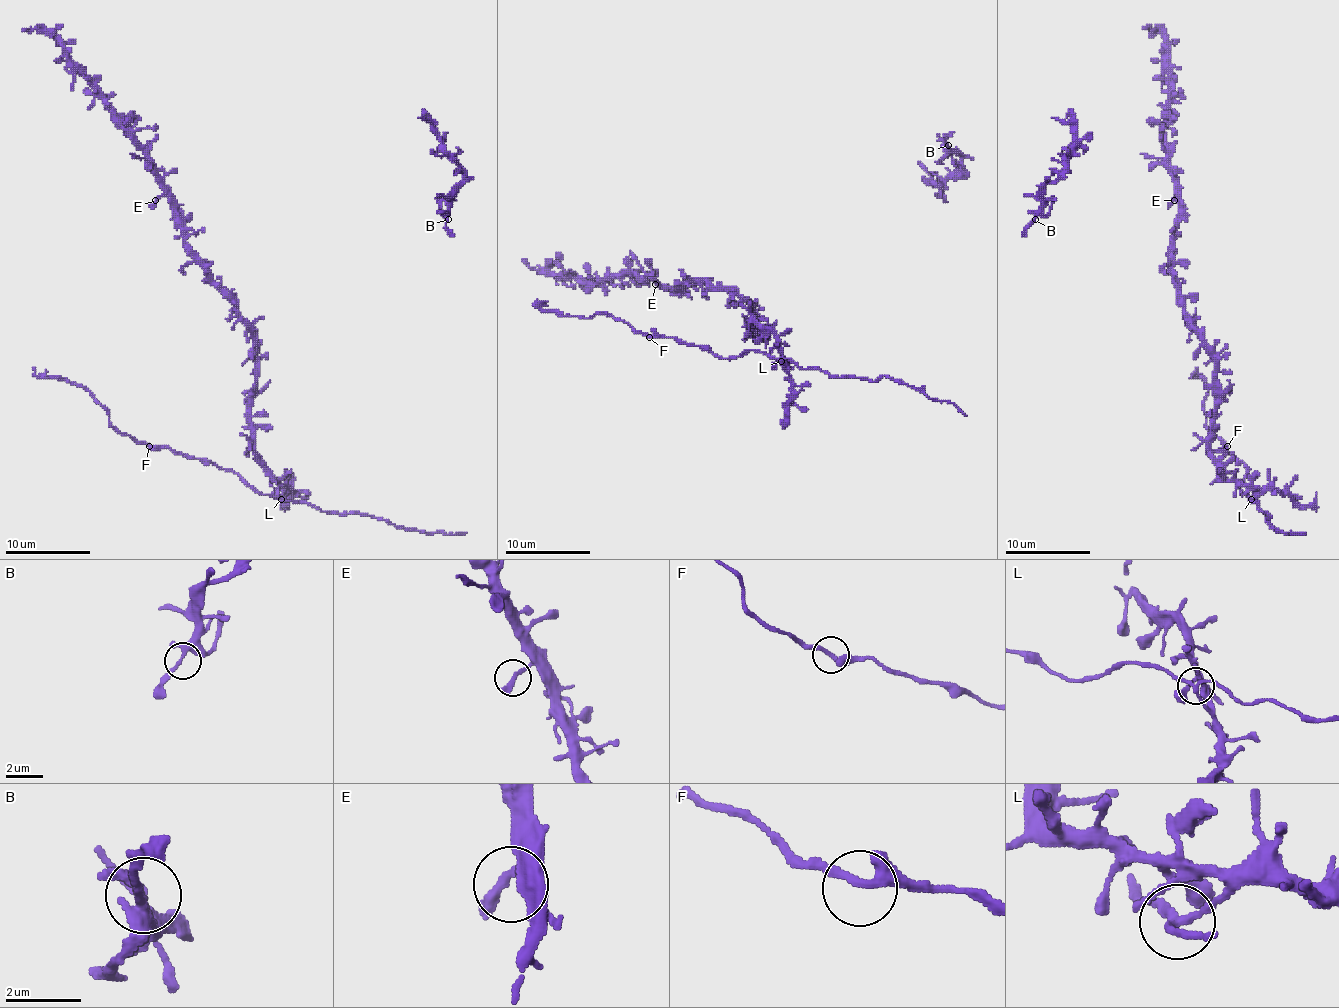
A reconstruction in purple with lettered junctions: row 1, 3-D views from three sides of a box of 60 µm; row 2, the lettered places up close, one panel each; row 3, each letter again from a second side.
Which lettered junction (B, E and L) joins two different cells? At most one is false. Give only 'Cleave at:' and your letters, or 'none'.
Cleave at: L

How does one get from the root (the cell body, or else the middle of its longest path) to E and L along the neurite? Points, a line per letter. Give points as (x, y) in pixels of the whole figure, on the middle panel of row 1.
E: (753, 327), (755, 310), (740, 295), (717, 291), (708, 282), (687, 282), (681, 288), (662, 288), (655, 284)
L: (753, 327), (753, 320), (774, 335), (787, 371), (780, 360)

